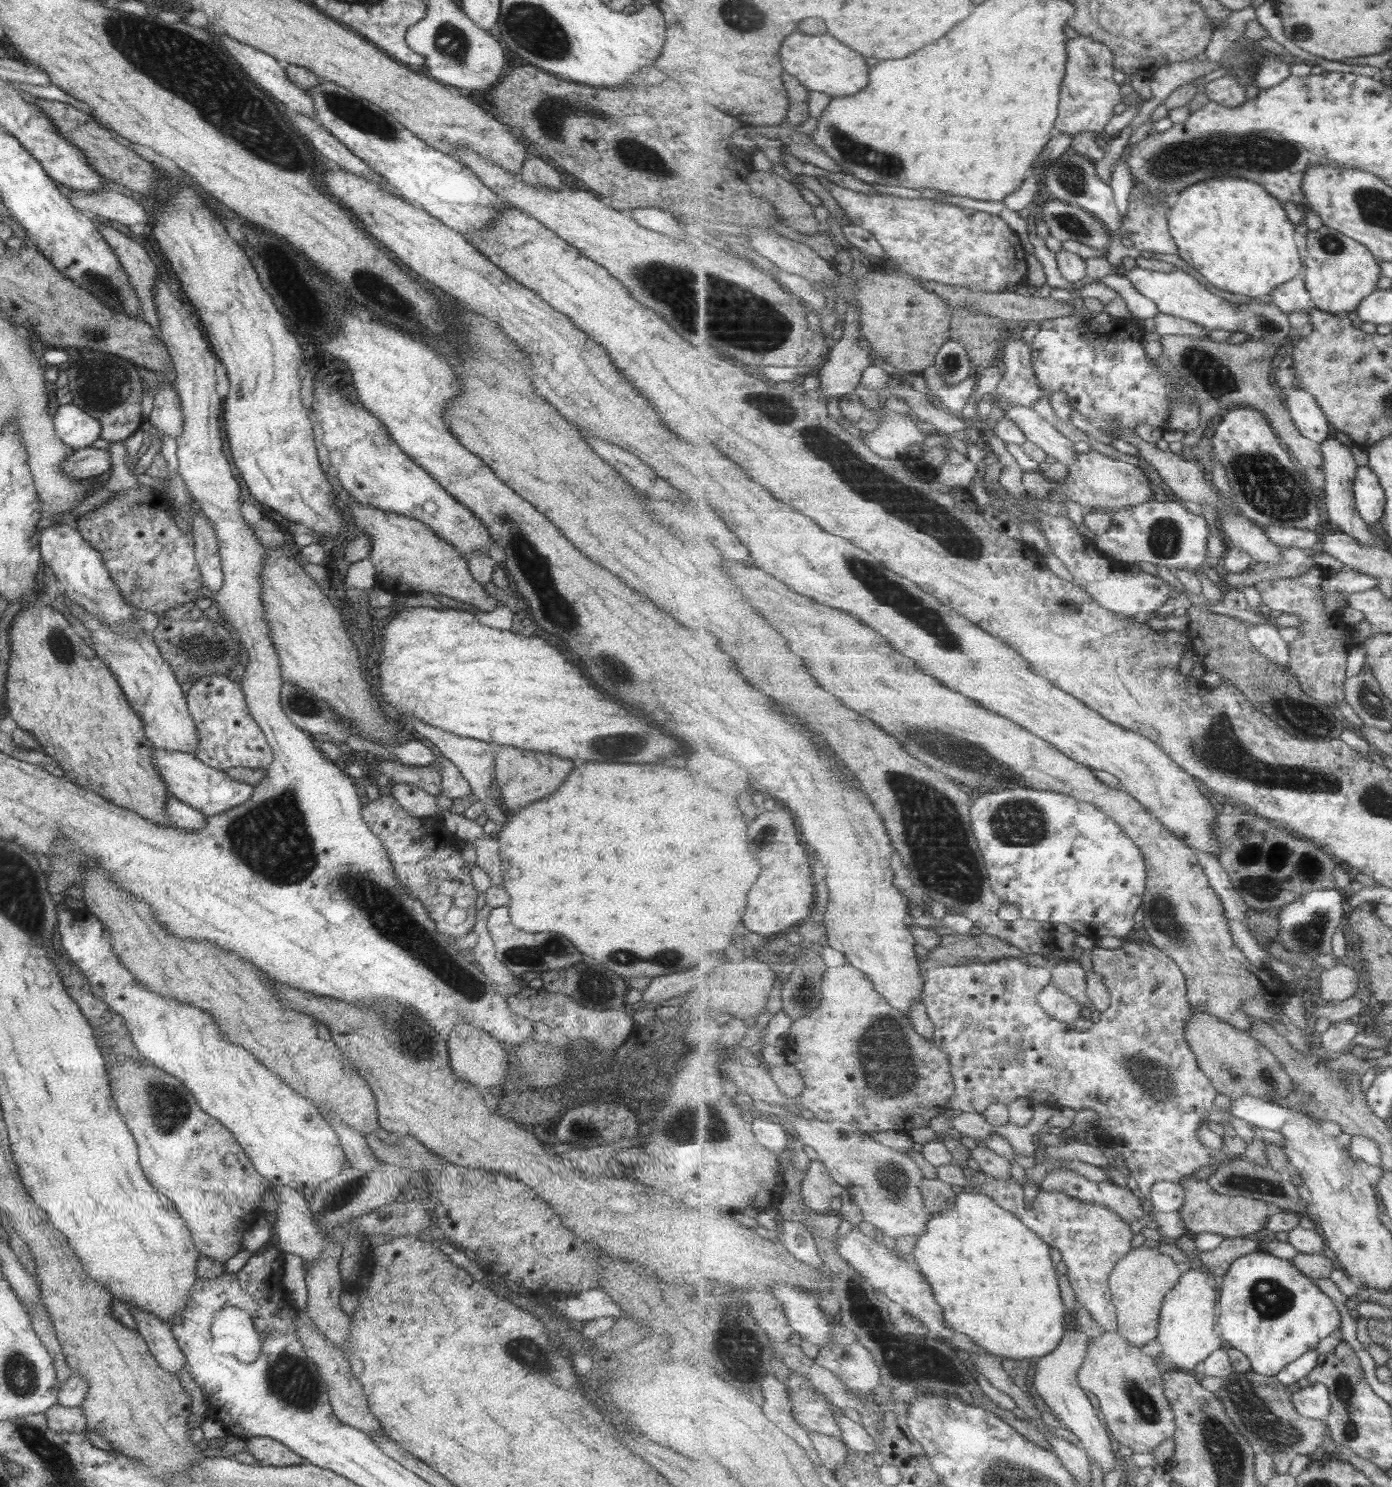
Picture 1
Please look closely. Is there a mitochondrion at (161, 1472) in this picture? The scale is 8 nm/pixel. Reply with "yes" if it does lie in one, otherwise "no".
no

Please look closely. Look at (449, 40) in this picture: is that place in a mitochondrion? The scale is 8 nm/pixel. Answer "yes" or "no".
yes

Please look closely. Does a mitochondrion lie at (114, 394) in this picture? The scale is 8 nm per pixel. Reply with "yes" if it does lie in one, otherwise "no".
yes

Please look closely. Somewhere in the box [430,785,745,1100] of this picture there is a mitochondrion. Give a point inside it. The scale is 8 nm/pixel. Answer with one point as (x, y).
(548, 948)

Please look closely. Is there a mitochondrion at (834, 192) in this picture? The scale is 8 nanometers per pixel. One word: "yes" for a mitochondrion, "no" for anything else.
no

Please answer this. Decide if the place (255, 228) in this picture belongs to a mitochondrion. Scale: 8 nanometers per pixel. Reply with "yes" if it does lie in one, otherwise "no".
no

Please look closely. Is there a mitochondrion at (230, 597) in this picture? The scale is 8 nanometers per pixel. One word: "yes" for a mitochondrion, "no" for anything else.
no

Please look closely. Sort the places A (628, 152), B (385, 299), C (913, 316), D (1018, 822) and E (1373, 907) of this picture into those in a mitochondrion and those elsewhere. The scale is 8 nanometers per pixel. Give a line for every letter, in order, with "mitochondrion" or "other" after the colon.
A: mitochondrion
B: mitochondrion
C: other
D: mitochondrion
E: other

